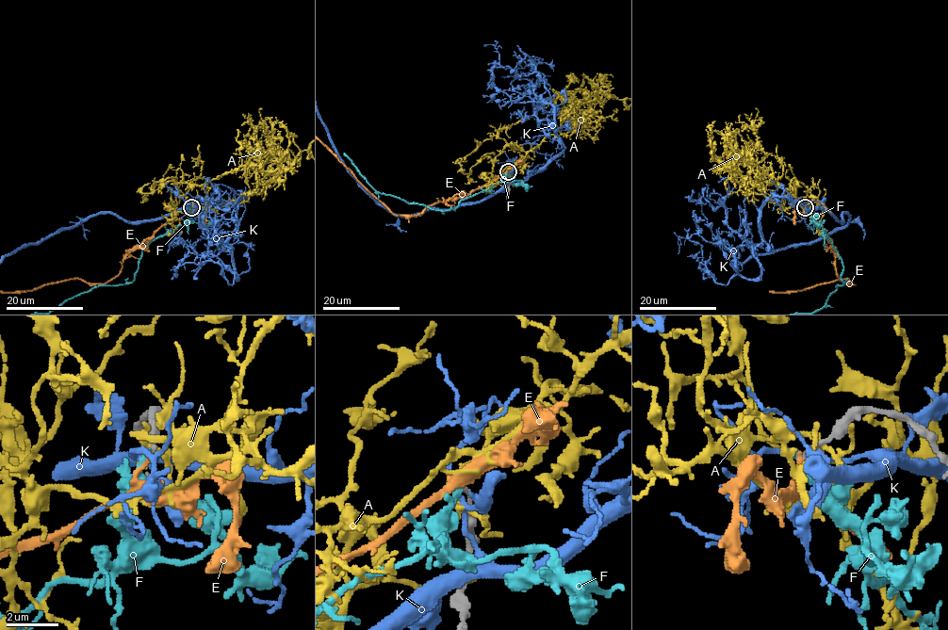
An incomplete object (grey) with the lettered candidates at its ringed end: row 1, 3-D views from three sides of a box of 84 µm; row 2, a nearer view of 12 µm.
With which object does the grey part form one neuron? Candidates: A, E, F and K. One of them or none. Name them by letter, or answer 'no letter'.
no letter

